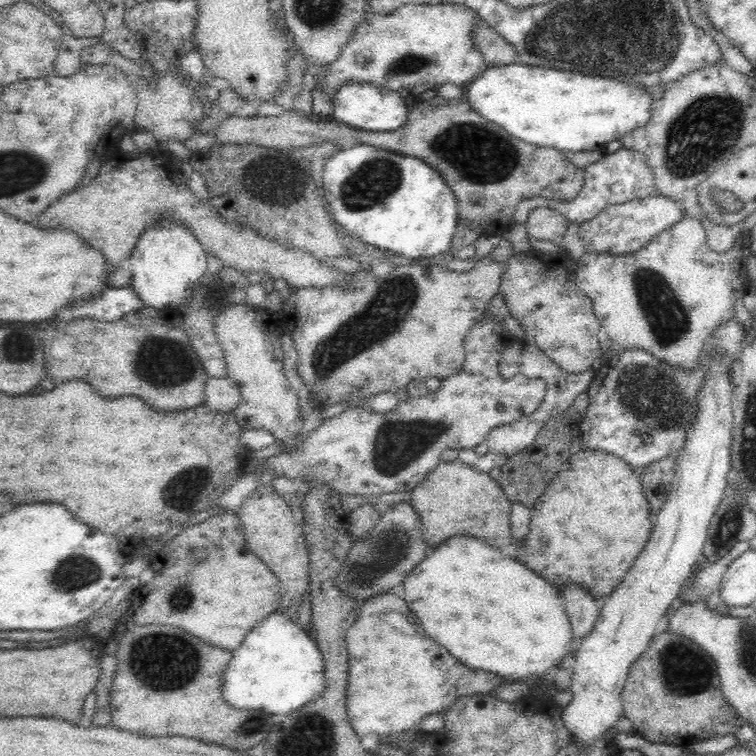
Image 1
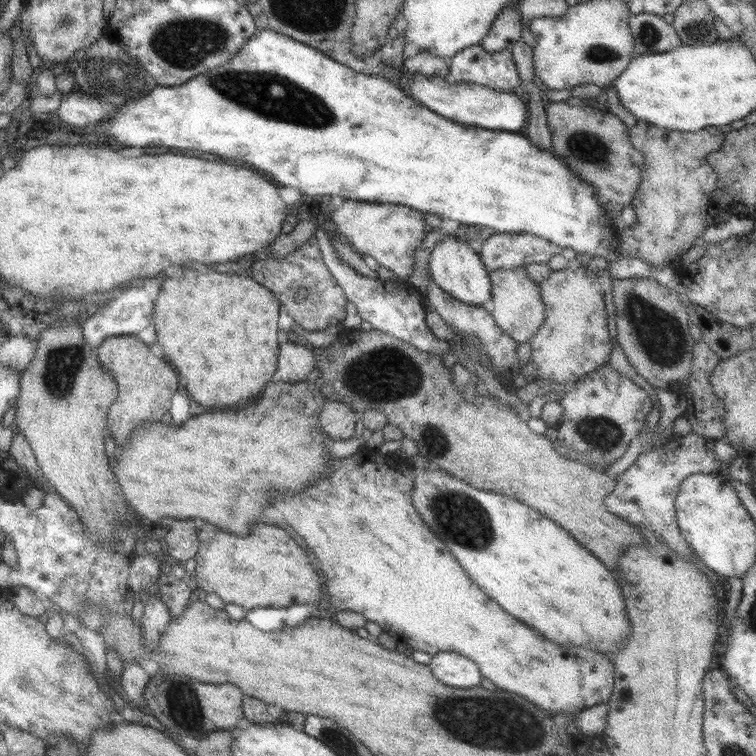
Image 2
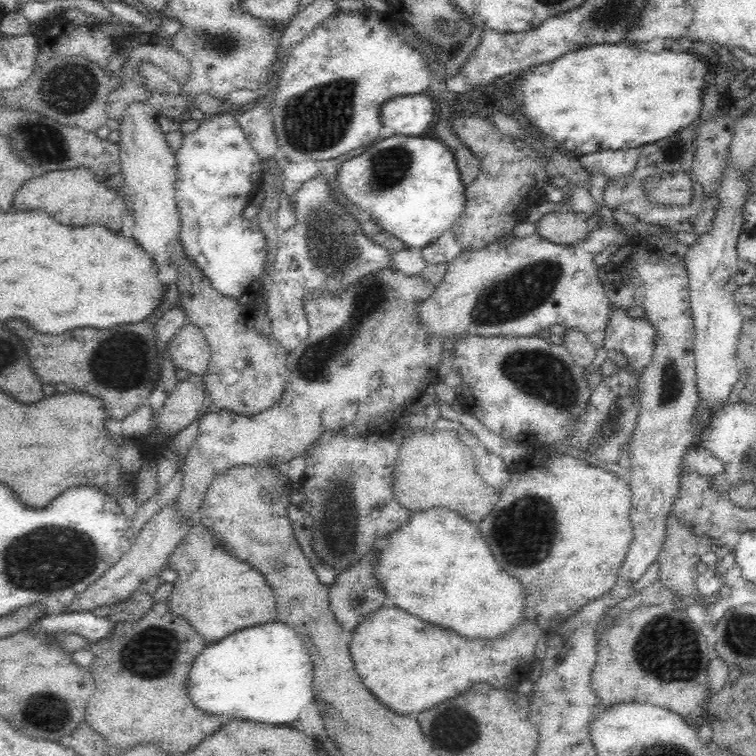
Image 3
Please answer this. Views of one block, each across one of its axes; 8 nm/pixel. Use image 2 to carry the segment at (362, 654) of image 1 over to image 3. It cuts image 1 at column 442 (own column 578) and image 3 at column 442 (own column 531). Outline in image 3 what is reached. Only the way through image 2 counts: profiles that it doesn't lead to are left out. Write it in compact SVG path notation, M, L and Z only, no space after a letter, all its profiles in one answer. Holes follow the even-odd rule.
M388 604L371 612L364 622L356 626L352 633L352 641L349 643L349 655L364 687L388 710L394 714L416 716L424 710L430 710L465 693L470 686L477 683L487 683L497 690L515 690L516 682L520 684L531 669L536 644L543 634L536 624L524 620L523 624L507 638L466 642L456 634L450 634L448 630L442 632L440 628L426 624L420 618Z

